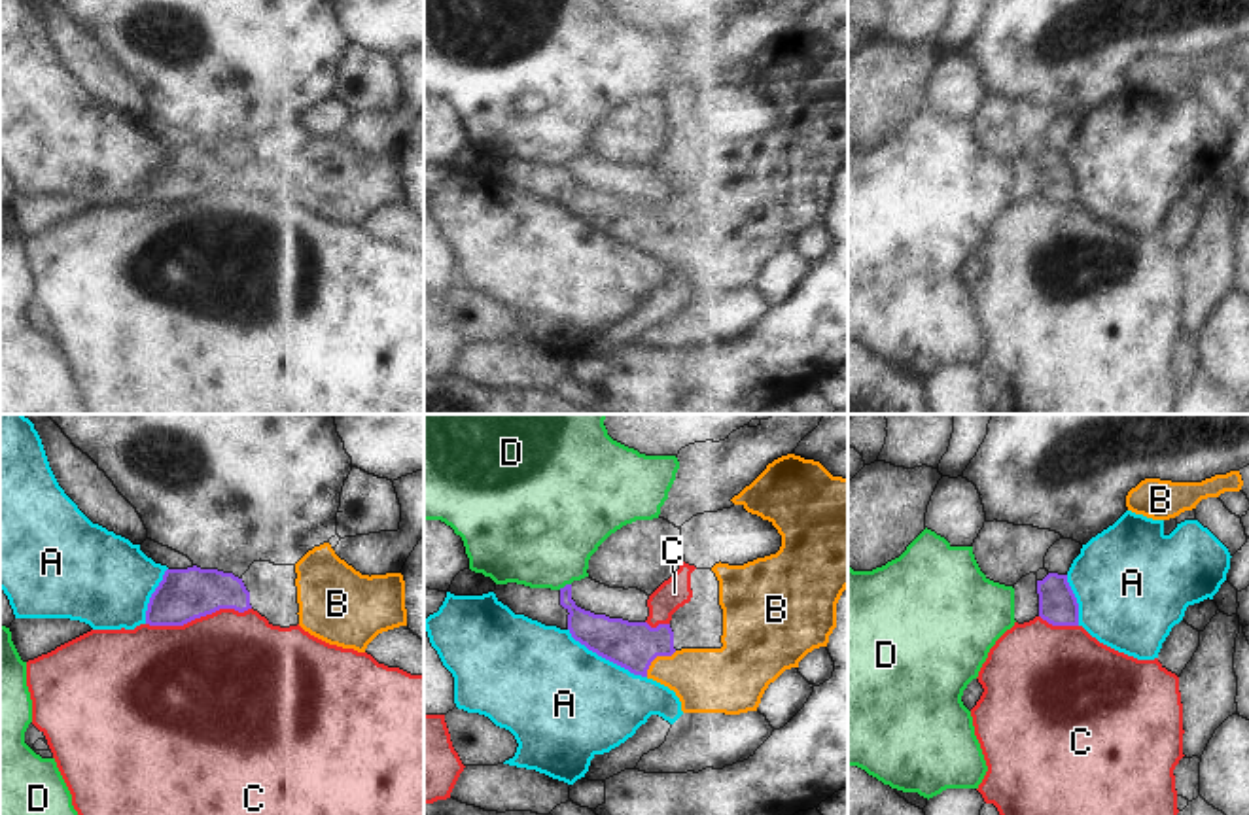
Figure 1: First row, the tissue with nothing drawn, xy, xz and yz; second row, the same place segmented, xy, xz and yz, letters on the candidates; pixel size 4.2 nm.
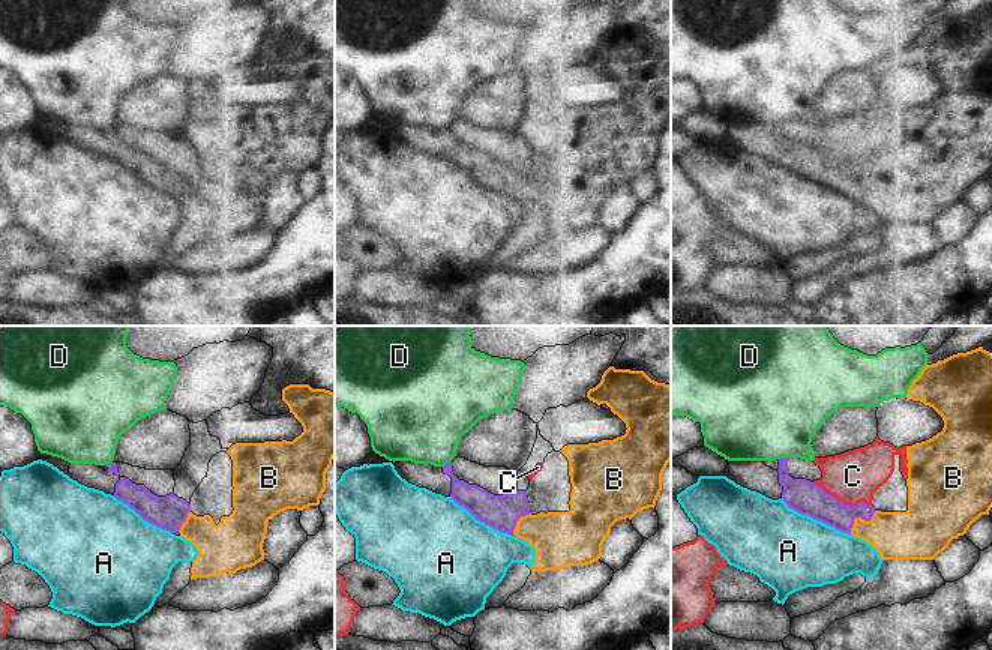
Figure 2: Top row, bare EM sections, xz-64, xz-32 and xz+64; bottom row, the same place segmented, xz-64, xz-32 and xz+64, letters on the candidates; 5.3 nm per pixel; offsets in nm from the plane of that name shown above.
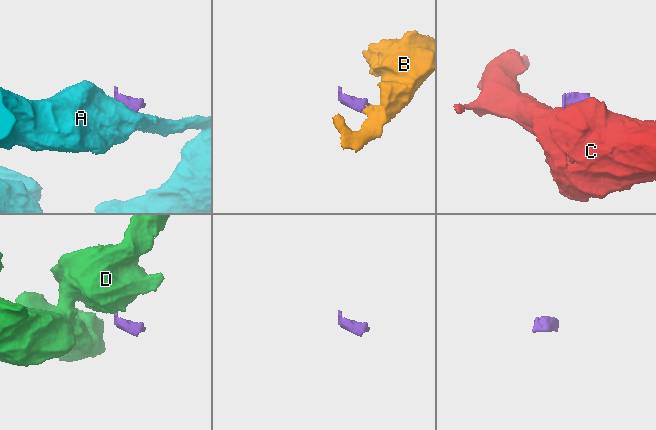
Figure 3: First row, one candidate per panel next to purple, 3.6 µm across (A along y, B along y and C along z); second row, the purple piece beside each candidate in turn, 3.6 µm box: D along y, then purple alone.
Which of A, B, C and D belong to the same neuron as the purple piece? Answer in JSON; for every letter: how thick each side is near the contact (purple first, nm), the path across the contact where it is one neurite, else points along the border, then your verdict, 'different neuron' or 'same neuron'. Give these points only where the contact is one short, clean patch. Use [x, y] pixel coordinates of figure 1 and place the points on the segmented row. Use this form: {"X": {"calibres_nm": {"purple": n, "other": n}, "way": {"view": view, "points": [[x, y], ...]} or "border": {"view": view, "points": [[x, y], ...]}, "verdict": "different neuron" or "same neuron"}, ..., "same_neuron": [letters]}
{"A": {"calibres_nm": {"purple": 200, "other": 480}, "verdict": "different neuron"}, "B": {"calibres_nm": {"purple": 200, "other": 280}, "way": {"view": "xz", "points": [[633, 645], [657, 655], [670, 668], [704, 679]]}, "verdict": "same neuron"}, "C": {"calibres_nm": {"purple": 220, "other": 500}, "verdict": "different neuron"}, "D": {"calibres_nm": {"purple": 160, "other": 460}, "verdict": "different neuron"}, "same_neuron": ["B"]}

